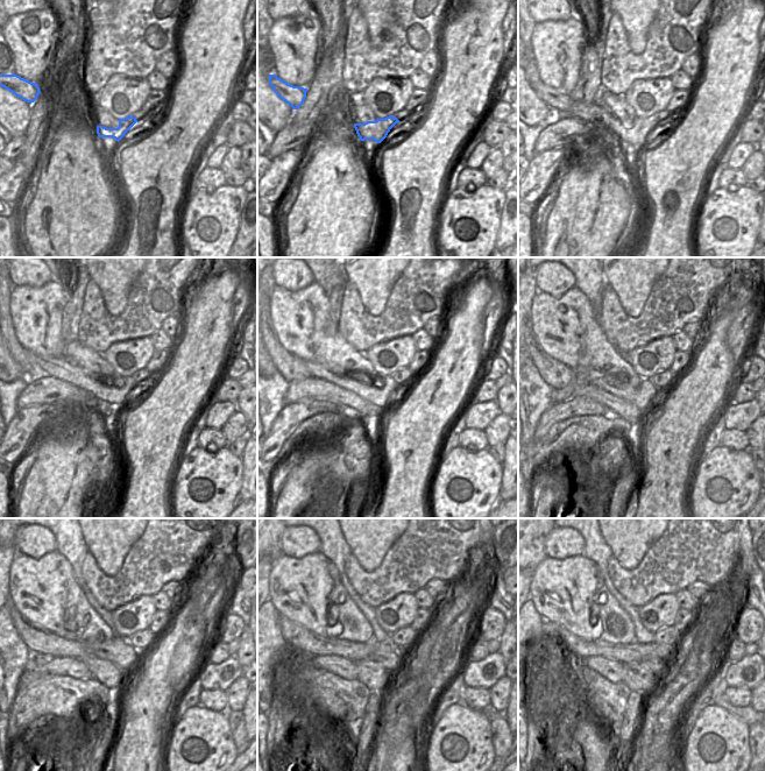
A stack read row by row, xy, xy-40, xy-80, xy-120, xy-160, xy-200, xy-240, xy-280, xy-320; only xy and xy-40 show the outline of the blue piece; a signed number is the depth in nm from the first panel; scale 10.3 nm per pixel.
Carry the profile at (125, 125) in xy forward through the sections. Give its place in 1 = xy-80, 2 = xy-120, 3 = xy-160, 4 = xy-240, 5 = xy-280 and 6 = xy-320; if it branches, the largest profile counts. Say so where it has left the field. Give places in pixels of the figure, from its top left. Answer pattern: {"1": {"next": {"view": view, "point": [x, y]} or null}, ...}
{"1": {"next": {"view": "xy-80", "point": [636, 131]}}, "2": {"next": {"view": "xy-120", "point": [114, 389]}}, "3": {"next": {"view": "xy-160", "point": [377, 389]}}, "4": {"next": {"view": "xy-240", "point": [117, 649]}}, "5": {"next": {"view": "xy-280", "point": [383, 653]}}, "6": {"next": {"view": "xy-320", "point": [656, 664]}}}

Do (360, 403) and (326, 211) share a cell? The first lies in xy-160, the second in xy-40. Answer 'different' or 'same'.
different

